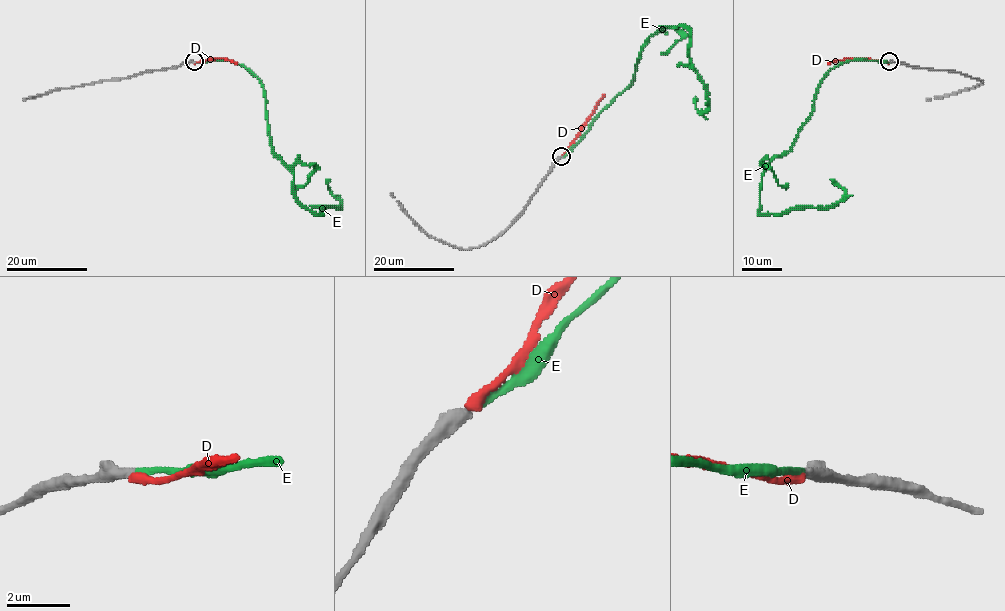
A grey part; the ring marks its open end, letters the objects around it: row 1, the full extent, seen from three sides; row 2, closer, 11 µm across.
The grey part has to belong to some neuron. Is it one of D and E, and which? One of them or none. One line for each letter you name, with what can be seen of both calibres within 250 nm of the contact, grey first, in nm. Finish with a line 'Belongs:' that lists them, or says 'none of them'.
E: calibres 440 and 200 nm
Belongs: E

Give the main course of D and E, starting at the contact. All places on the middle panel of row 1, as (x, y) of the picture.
D: (561, 156), (604, 95)
E: (561, 156), (633, 81), (660, 26), (689, 31), (690, 66), (707, 107), (698, 111), (694, 97)

